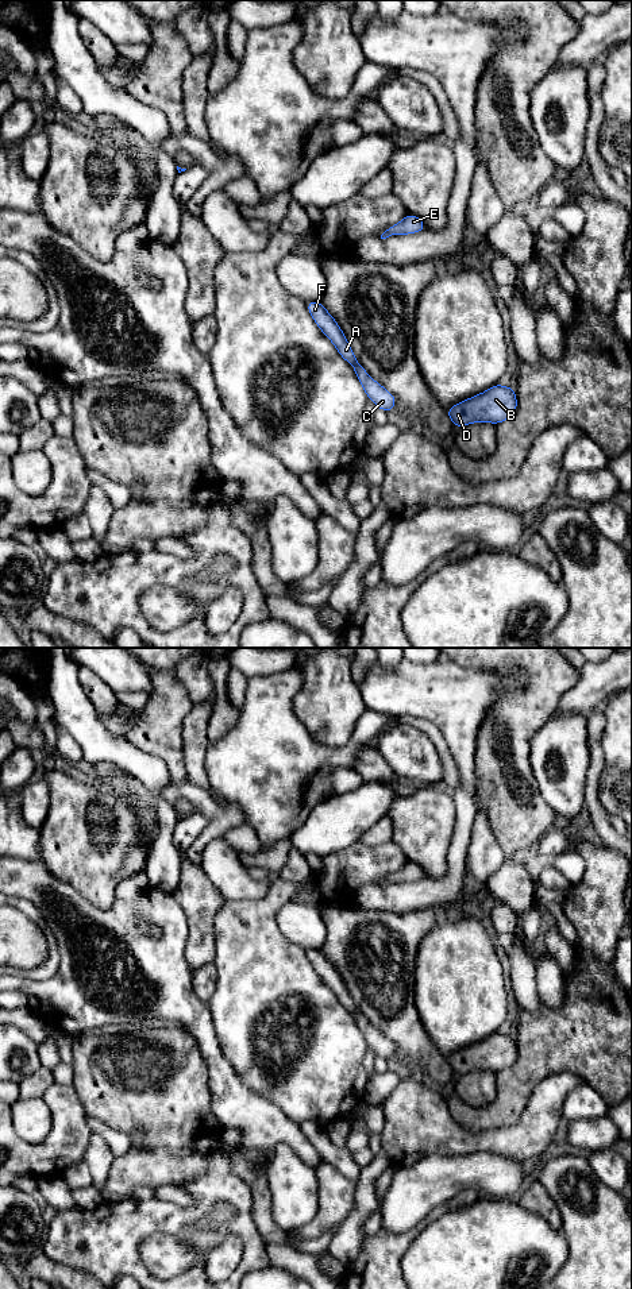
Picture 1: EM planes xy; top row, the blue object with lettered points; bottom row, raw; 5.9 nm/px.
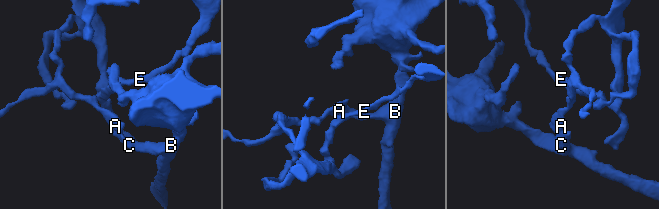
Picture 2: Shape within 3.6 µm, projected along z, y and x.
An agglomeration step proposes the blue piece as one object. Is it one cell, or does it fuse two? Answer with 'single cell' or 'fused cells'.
fused cells

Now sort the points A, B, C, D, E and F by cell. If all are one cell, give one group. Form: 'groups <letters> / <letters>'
groups A E F / B C D

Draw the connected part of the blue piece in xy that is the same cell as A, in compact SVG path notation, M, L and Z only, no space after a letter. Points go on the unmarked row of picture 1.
M309 949L305 950L305 953L316 973L321 977L324 984L332 989L339 1003L351 1014L359 1011L342 976L339 975L336 968L328 961L324 953L317 949Z

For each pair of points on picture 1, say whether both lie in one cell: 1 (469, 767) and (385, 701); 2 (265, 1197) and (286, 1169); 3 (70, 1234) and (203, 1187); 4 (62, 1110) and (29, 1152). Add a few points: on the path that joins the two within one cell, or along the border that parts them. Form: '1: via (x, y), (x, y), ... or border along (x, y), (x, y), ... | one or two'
1: via (461, 740), (461, 736), (426, 701), (412, 701) | one
2: border along (269, 1160), (266, 1180), (270, 1212), (277, 1223) | two
3: via (107, 1234), (130, 1220), (181, 1218) | one
4: via (62, 1123), (62, 1130), (42, 1150) | one

